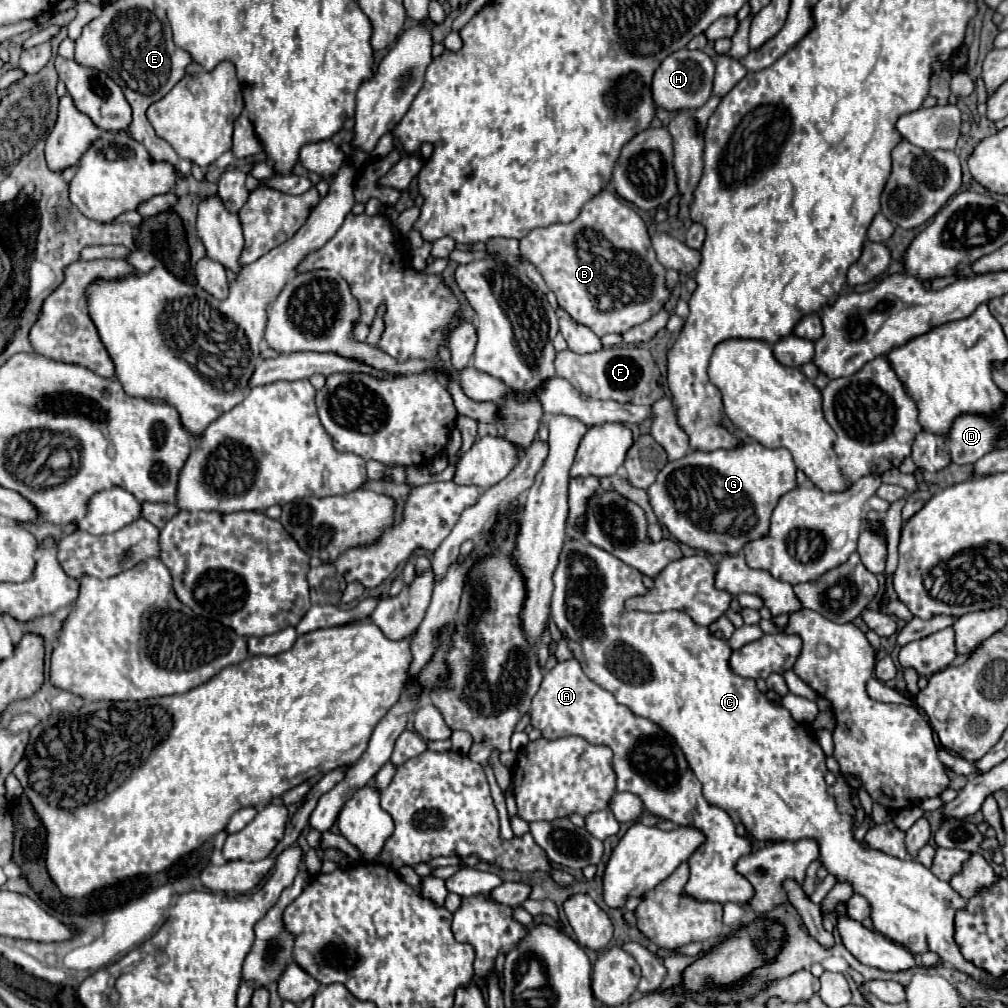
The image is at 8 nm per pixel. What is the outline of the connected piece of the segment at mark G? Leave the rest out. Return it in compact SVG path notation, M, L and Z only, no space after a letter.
M753 441L739 449L715 449L711 453L691 451L677 461L669 461L647 493L659 523L665 525L679 543L711 555L739 553L747 541L757 541L767 535L767 525L771 523L771 513L779 503L779 497L797 487L795 471L797 467L787 449L767 449Z

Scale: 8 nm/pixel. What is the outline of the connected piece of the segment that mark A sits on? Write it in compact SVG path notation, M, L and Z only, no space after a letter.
M575 659L557 663L545 673L529 715L531 725L541 729L547 739L579 735L593 745L609 745L613 749L619 791L639 795L645 809L661 819L669 819L677 825L697 825L697 829L705 833L705 843L689 857L691 877L685 885L687 895L699 901L733 901L737 905L747 905L751 901L755 889L751 889L751 883L741 873L735 873L735 861L749 855L753 849L751 839L747 835L737 835L731 817L703 797L699 779L693 775L683 751L667 731L649 719L635 717L629 707L617 703L609 691L589 681Z

